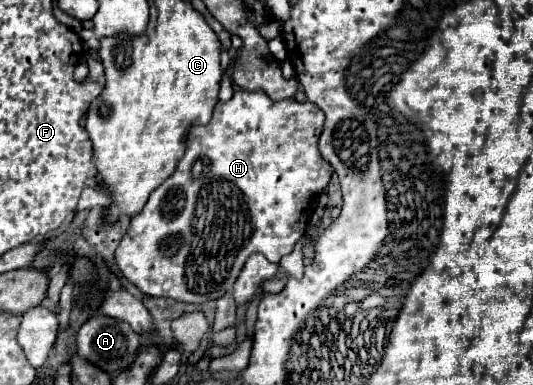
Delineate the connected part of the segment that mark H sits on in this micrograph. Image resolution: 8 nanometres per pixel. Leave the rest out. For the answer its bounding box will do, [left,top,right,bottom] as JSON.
[116,90,334,304]

